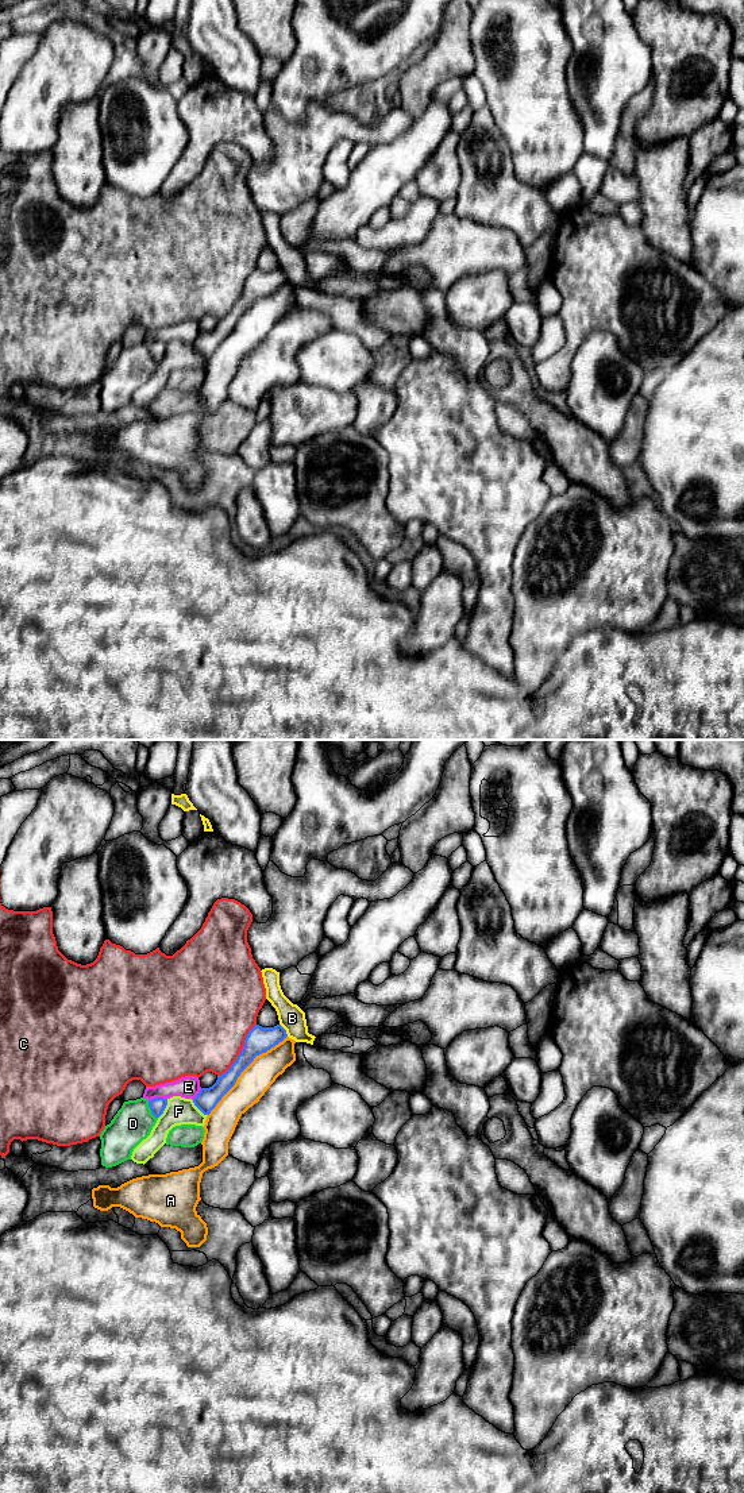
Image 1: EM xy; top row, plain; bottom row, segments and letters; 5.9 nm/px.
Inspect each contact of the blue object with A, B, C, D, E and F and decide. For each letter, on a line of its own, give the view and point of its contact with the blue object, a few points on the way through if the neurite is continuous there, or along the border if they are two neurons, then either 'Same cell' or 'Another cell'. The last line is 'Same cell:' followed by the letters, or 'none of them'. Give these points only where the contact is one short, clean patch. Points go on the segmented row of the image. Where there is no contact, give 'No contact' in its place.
A: Touches blue at xy (243, 1069). Another cell
B: Touches blue at xy (285, 1030). Boundary: xy (280, 1023), (288, 1036). Another cell
C: Touches blue at xy (241, 1052). Another cell
D: Touches blue at xy (150, 1108). Another cell
E: Touches blue at xy (157, 1098). Another cell
F: Touches blue at xy (164, 1110). Boundary: xy (168, 1100), (164, 1113), (158, 1118). Another cell
Same cell: none of them

